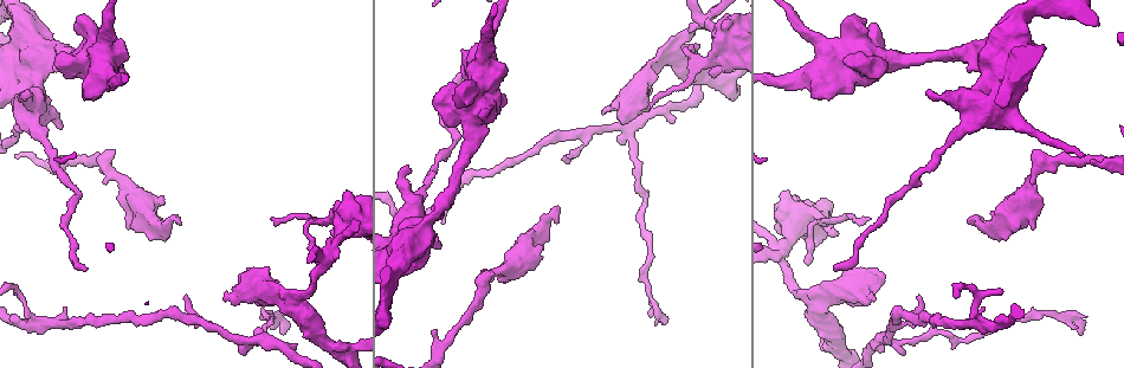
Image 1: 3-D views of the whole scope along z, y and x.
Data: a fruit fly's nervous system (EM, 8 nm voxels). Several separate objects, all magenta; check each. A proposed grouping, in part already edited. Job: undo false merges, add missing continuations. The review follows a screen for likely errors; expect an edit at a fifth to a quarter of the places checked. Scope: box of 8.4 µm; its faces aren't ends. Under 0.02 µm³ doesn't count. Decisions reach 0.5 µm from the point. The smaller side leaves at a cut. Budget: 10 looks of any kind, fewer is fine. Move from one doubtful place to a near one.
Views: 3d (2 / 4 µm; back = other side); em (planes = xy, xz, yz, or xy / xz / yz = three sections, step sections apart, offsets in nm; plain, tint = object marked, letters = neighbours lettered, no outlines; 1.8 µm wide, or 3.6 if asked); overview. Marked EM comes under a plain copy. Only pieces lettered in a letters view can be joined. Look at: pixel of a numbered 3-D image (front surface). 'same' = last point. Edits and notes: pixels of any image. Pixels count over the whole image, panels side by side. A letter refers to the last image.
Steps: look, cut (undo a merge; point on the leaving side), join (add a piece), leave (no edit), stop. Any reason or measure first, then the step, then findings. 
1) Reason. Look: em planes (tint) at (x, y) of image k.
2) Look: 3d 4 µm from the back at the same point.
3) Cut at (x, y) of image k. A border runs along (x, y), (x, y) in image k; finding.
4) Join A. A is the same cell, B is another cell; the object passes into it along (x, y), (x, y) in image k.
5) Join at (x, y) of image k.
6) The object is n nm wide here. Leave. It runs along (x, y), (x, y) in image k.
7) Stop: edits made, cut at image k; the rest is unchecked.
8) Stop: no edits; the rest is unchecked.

Look: em planes (letters) at (647, 65) of image 1.

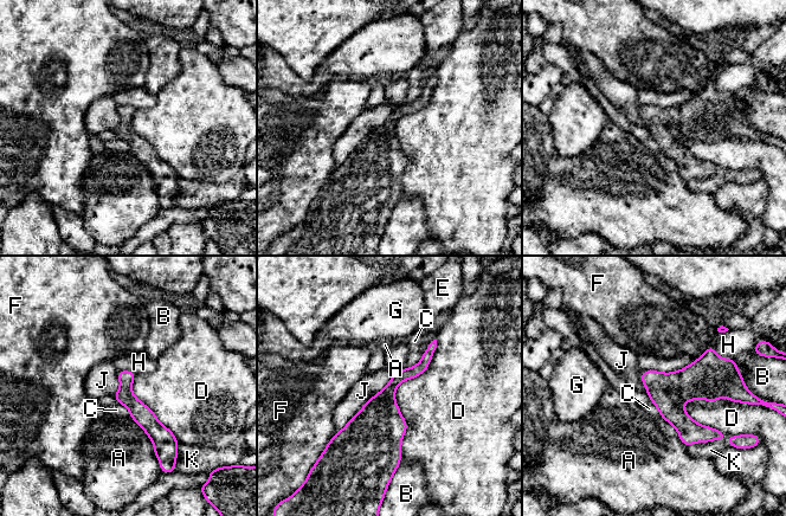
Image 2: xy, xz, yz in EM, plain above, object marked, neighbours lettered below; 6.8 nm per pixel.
Leave. A, B, C, D, E, F, G, H, J and K are other cells; it runs along (121, 373), (161, 449) in image 2; no lettered piece goes on from it.

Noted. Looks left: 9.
Sudden change in width. Look: em 3.6 µm xy step 8 (letters) at (717, 51) of image 1.

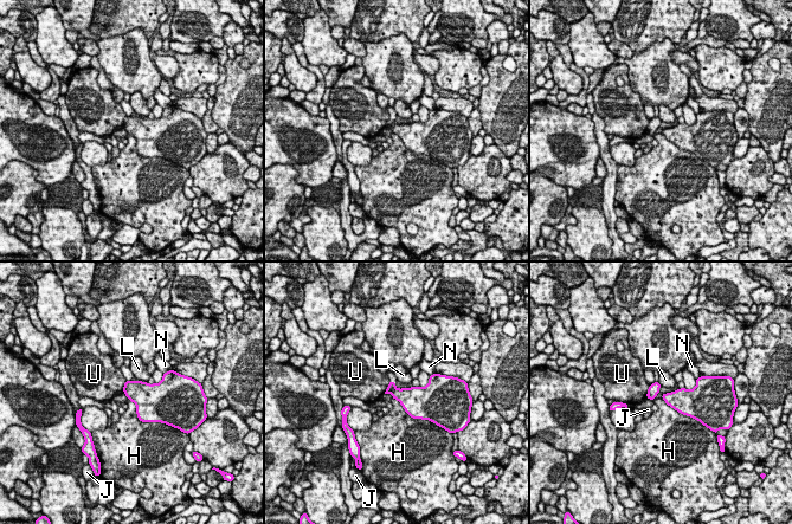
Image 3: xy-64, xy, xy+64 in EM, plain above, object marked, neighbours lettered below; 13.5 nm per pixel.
The object is 190 nm wide here. Leave. H, J, L, N and U are other cells; a border runs along (128, 399), (140, 420), (161, 422) in image 3; continuous, no second neuron.

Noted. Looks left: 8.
A narrow waist. Look: 3d 2 µm at (1036, 176) of image 1.

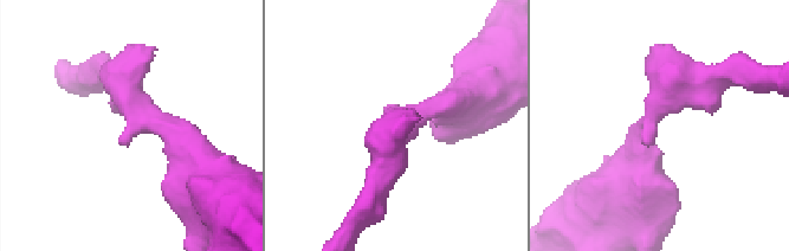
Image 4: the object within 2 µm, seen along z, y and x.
The arms are 220, 500 nm wide. Look: em xz step 4 (tint) at (154, 116) of image 4.

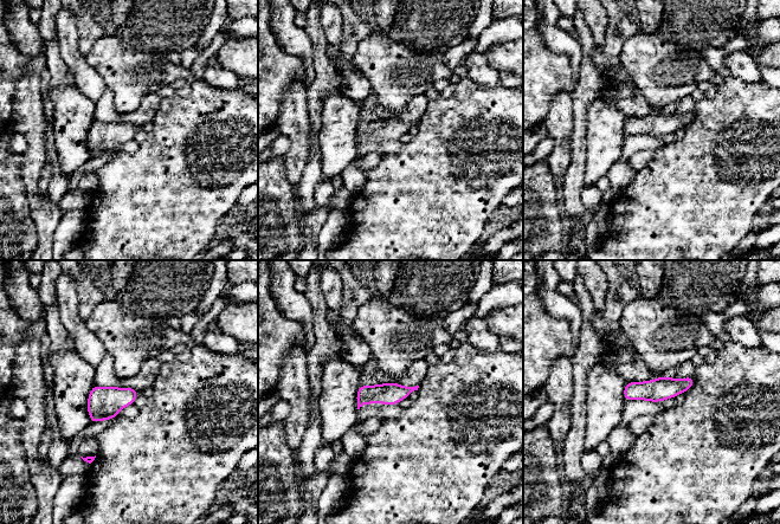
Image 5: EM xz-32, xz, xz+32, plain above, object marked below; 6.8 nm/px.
Look: em planes (letters) at the same point.

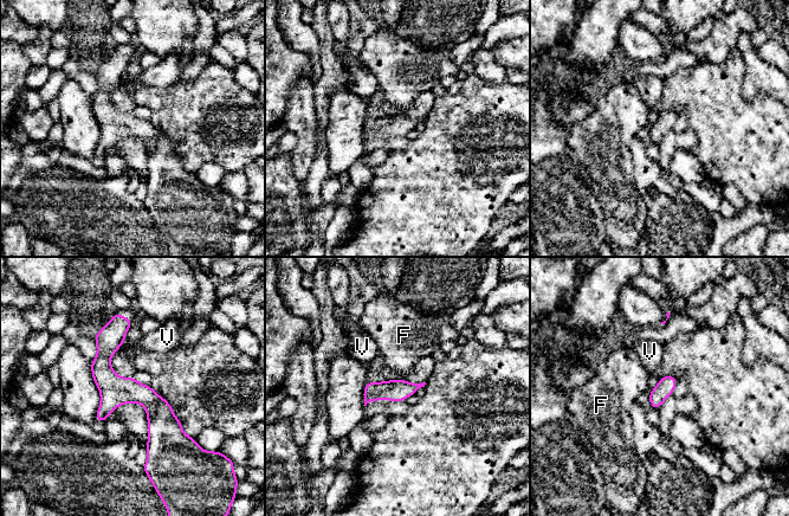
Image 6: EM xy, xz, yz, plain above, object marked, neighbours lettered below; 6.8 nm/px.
The longest contact is with V, 260 nm. Leave. F and V are other cells; a border runs along (124, 340), (110, 367), (131, 378) in image 6; continuous, no second neuron.

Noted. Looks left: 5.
End of a long branch. Look: em planes (letters) at (662, 322) of image 1.

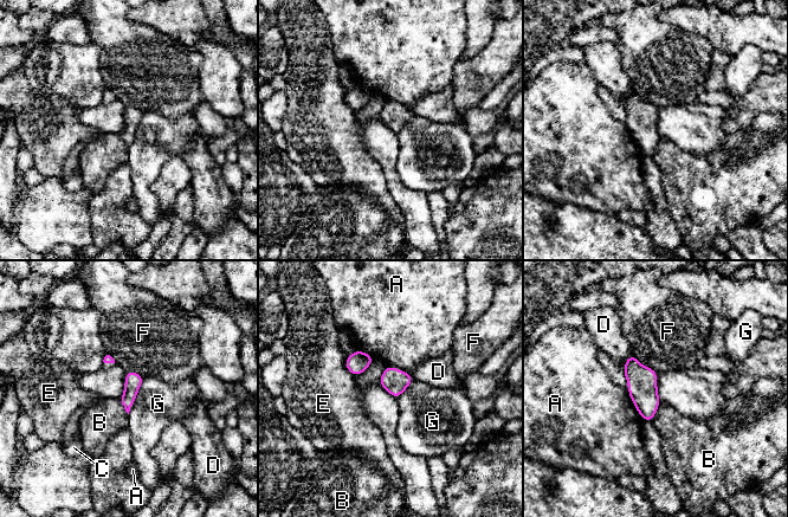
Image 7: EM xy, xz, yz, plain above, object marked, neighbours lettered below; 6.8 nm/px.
Leave. A, B, C, D, E, F and G are other cells; a border runs along (143, 376), (128, 414) in image 7; no lettered piece goes on from it.

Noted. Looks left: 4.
Look: em yz step 4 (tint) at (34, 326) of image 1.

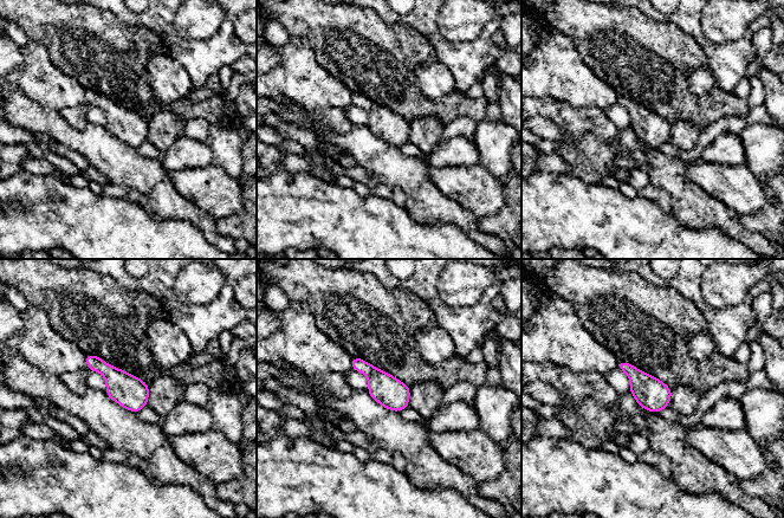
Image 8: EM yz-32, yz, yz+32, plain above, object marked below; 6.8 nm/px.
Look: em yz step 4 (letters) at the same point.

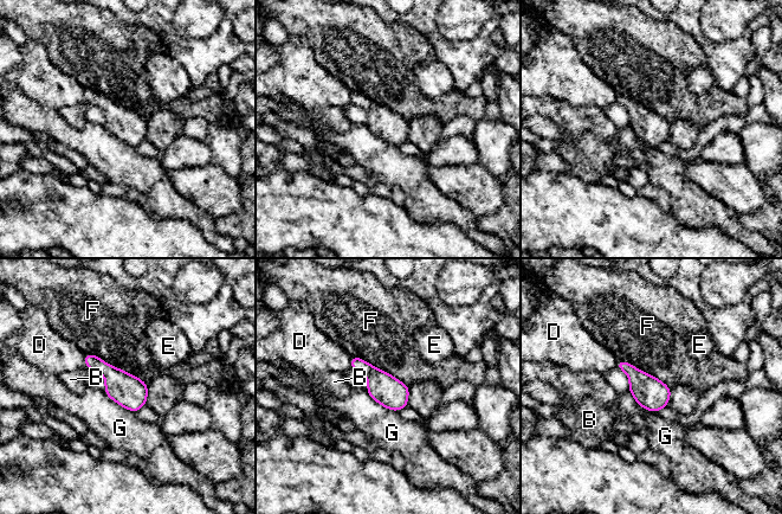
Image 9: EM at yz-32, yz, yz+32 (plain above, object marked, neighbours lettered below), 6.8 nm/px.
Leave. B, D, E, F and G are other cells; all the same neuron.

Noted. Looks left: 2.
Stop: no edits; the rest is unchecked.

